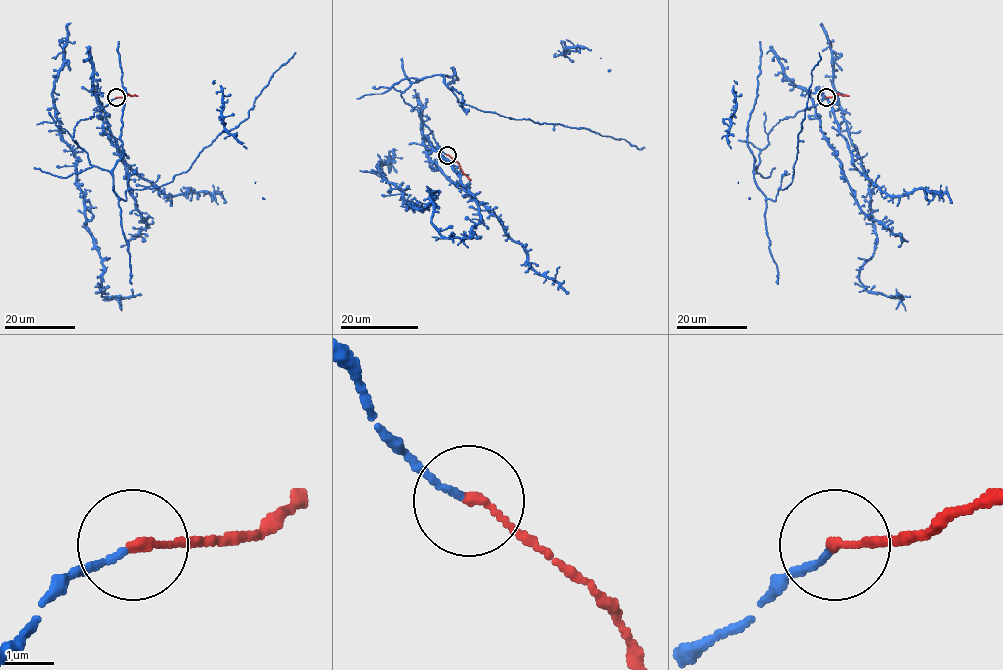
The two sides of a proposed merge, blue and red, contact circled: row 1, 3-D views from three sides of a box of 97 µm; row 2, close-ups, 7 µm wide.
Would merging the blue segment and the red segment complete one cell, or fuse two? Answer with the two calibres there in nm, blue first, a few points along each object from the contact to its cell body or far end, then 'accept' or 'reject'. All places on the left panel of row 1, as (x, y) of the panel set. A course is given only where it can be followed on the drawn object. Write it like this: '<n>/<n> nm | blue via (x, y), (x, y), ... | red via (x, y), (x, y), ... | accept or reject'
120/170 nm | blue via (115, 98), (79, 121), (73, 140), (125, 200), (128, 190), (170, 183), (245, 120), (295, 52) | red via (116, 98), (128, 94), (137, 96) | accept

